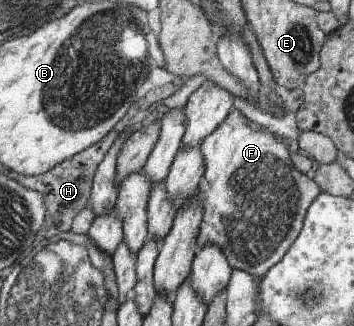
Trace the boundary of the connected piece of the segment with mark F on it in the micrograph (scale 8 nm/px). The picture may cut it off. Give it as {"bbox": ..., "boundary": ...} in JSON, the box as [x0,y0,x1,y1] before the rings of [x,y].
{"bbox":[196,108,323,280],"boundary":[[[237,108],[204,138],[200,150],[206,166],[196,192],[204,206],[198,249],[216,244],[232,269],[248,271],[260,280],[286,256],[303,230],[307,210],[323,188],[311,174],[300,172],[278,138],[252,130]]]}

